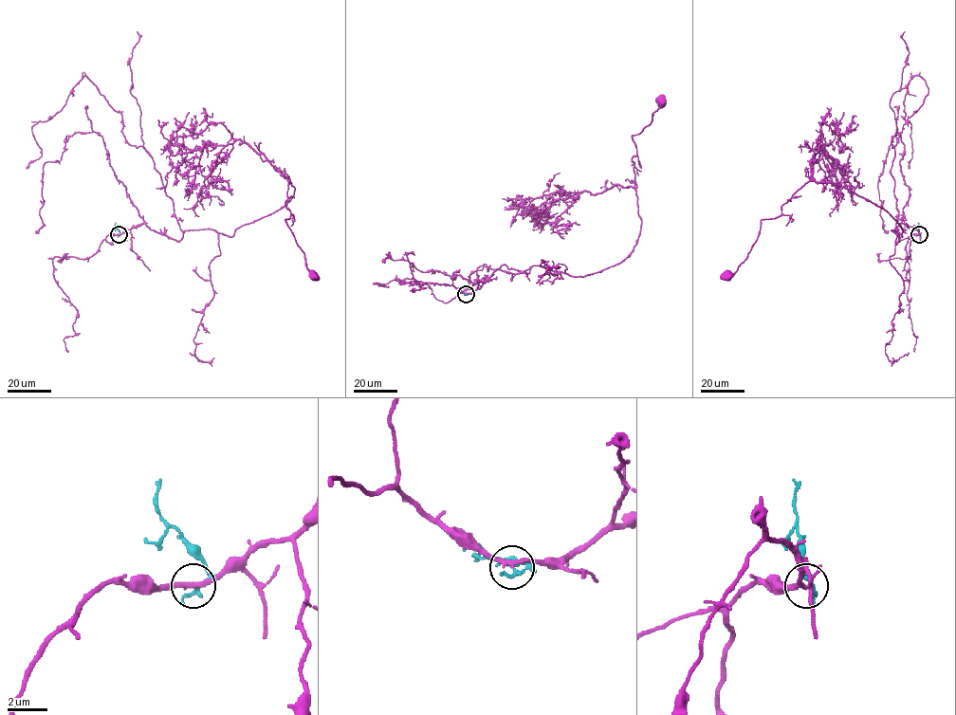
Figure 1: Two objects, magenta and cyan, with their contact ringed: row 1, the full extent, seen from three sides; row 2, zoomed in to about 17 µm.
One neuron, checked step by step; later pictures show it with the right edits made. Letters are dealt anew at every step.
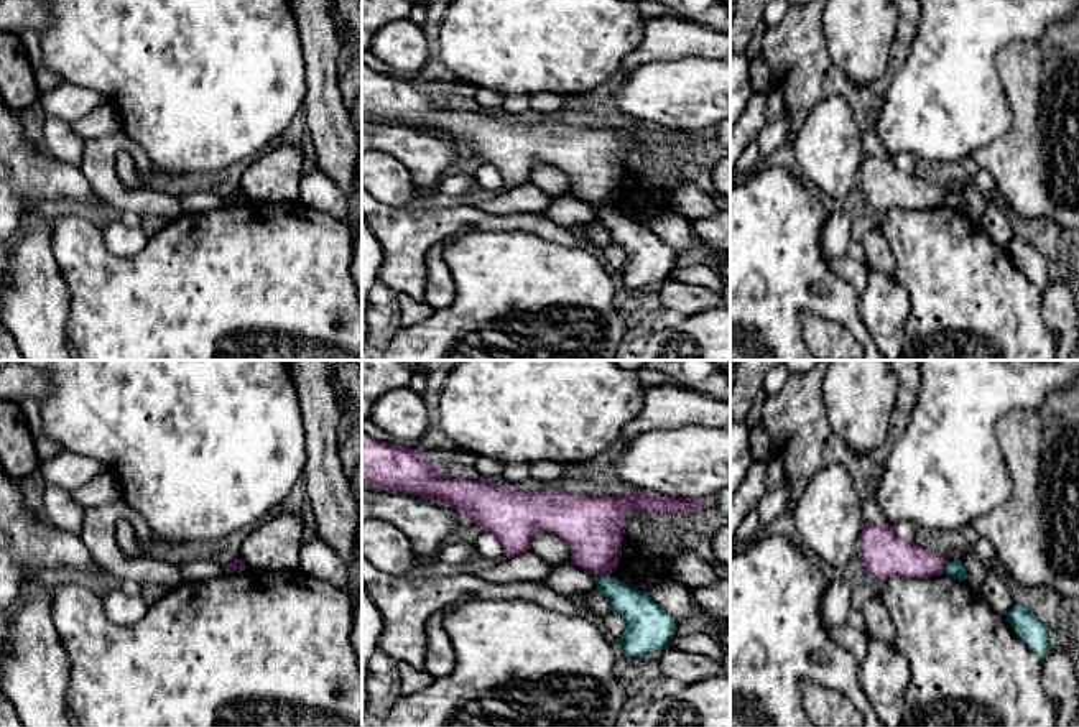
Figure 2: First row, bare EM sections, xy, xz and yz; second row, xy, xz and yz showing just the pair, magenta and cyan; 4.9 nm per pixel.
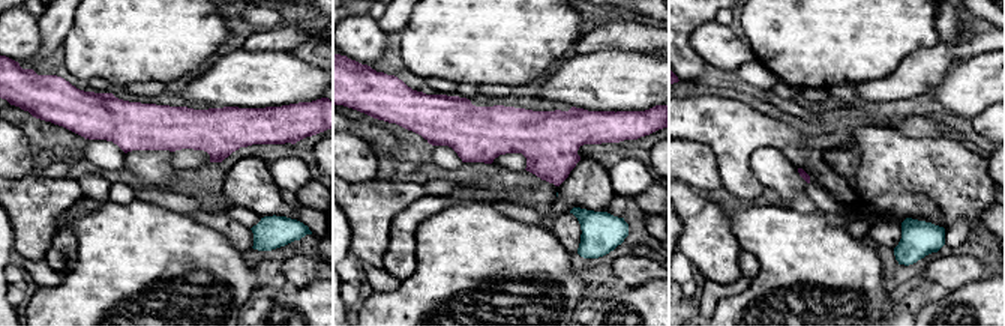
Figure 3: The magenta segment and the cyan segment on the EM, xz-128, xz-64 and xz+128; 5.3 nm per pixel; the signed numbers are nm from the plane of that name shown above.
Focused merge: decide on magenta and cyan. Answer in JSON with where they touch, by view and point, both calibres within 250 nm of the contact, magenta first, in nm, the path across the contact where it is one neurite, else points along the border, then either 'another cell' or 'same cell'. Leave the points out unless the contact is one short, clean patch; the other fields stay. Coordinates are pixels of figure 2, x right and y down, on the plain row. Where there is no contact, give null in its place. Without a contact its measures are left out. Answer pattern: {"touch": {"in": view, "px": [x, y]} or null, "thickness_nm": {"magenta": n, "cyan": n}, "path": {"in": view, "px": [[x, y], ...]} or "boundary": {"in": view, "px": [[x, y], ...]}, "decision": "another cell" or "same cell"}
{"touch": {"in": "xz", "px": [601, 206]}, "thickness_nm": {"magenta": 300, "cyan": 170}, "boundary": {"in": "xz", "px": [[607, 206], [596, 209]]}, "decision": "another cell"}

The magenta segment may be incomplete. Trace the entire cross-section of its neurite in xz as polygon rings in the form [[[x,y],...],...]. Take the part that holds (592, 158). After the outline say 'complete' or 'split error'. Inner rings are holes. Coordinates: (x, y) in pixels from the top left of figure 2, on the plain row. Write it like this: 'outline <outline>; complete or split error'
outline [[[362,63],[362,115],[375,115],[385,122],[421,127],[441,137],[456,140],[469,155],[479,155],[493,164],[510,191],[530,181],[538,163],[563,169],[571,179],[571,194],[597,207],[609,207],[618,197],[622,173],[632,145],[666,145],[689,148],[697,140],[711,138],[709,130],[689,132],[653,128],[627,120],[615,128],[584,128],[563,122],[538,122],[523,125],[507,115],[493,112],[452,110],[441,99],[421,86],[387,74],[378,74]]]; complete

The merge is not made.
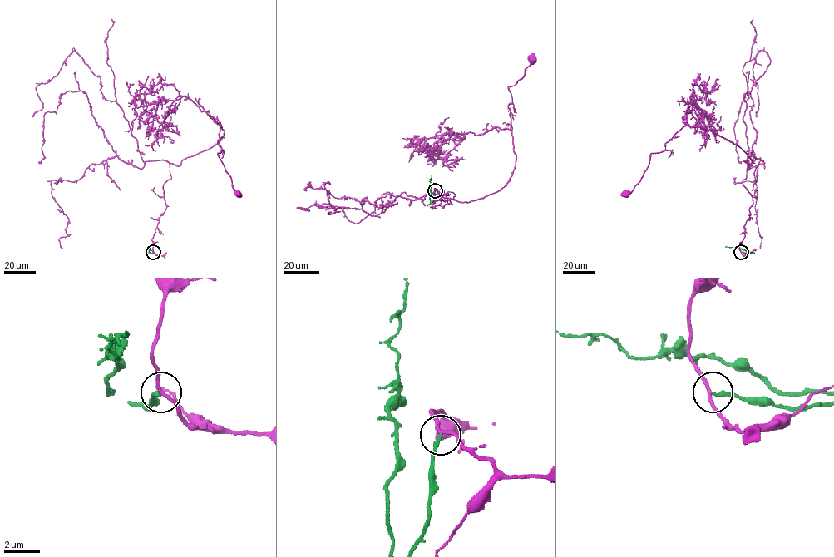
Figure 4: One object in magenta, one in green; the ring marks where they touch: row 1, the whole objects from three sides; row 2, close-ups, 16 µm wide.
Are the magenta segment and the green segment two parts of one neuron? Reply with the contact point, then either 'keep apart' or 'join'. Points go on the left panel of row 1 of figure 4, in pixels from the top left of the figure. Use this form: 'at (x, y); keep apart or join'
at (153, 252); keep apart

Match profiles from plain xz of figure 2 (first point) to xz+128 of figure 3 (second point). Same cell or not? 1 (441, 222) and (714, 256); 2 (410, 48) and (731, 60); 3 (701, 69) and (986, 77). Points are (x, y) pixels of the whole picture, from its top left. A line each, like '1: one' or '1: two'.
1: one
2: one
3: one

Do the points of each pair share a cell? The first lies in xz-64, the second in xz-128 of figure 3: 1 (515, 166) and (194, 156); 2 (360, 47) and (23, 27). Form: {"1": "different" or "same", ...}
{"1": "same", "2": "same"}

